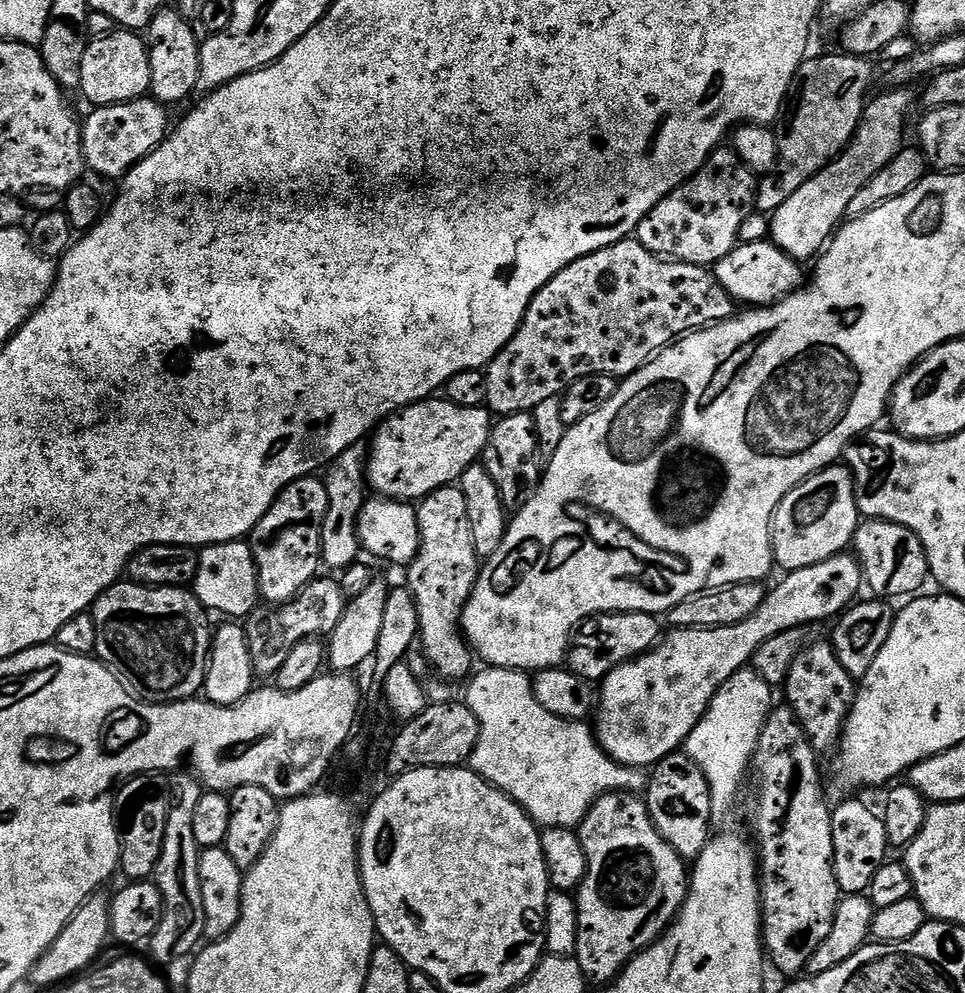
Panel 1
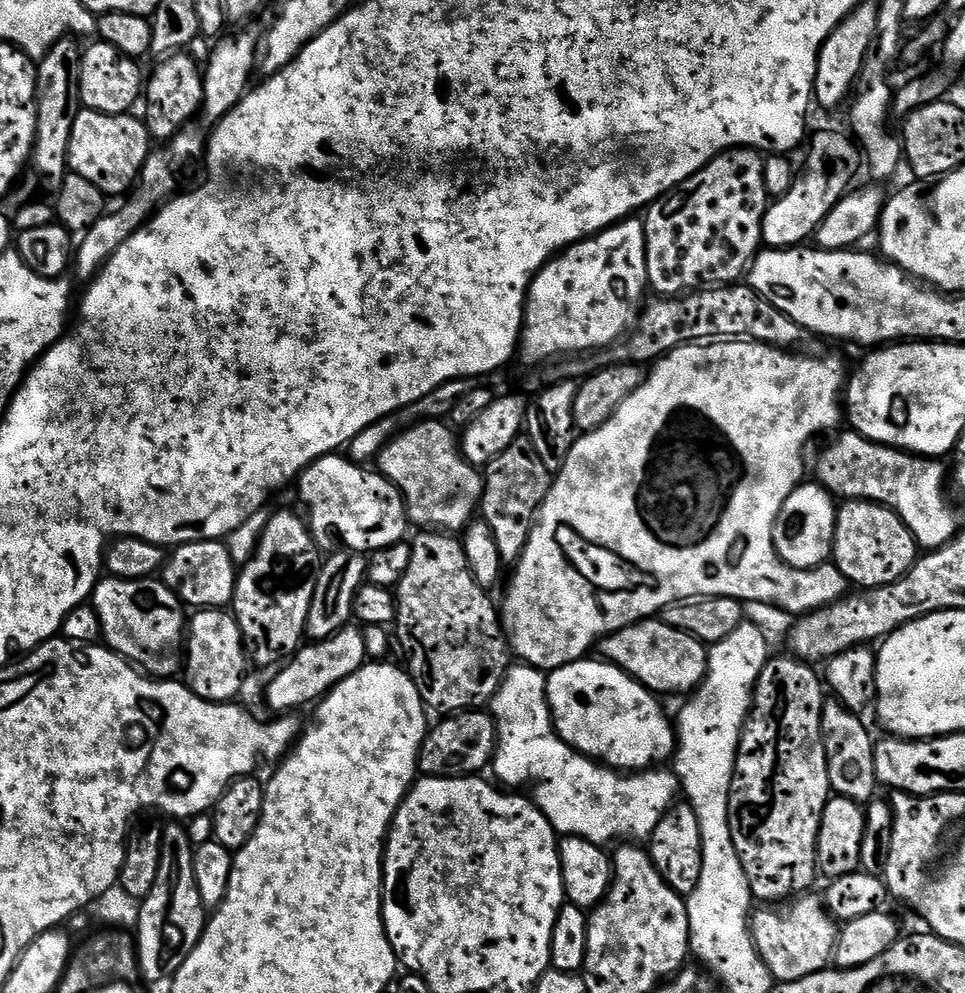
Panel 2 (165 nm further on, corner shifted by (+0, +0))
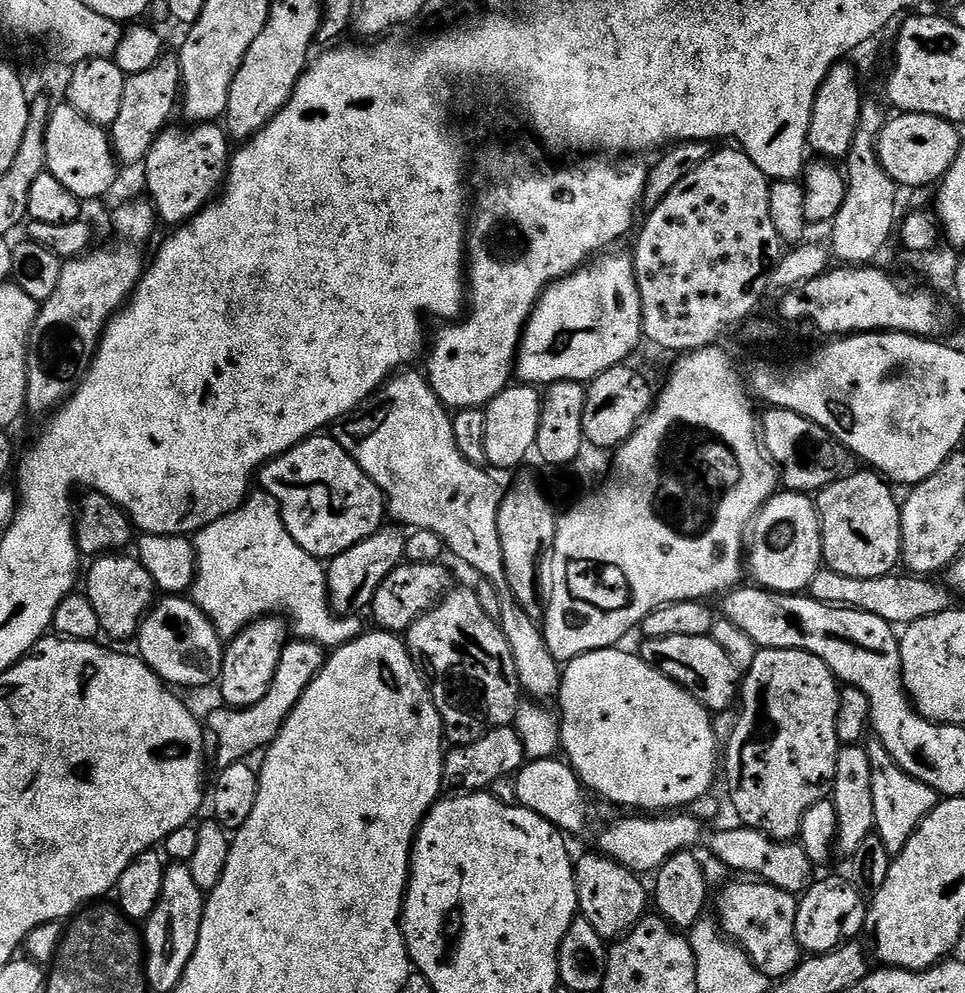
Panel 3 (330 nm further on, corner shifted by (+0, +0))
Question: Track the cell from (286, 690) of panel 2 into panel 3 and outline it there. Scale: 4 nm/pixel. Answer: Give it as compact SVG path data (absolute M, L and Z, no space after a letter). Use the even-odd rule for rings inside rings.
M299 638L289 639L288 645L282 650L282 658L278 662L278 670L266 690L266 695L254 706L249 708L229 708L219 706L208 716L206 720L206 732L216 743L216 765L217 769L225 768L231 764L247 761L256 751L267 749L269 744L282 730L284 720L298 704L298 698L310 686L317 674L322 670L326 659L326 649L321 644L312 640Z

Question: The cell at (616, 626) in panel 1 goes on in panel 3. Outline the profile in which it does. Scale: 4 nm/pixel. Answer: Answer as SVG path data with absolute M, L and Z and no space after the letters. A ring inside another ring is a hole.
M711 635L645 639L643 643L638 648L641 658L654 666L654 670L666 674L666 678L686 689L709 712L724 714L731 704L733 707L738 696L738 669L734 662L730 662L730 654L726 654Z

